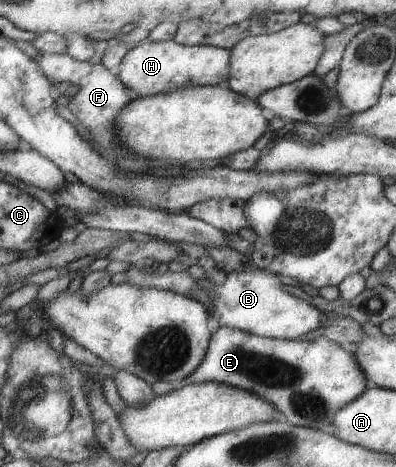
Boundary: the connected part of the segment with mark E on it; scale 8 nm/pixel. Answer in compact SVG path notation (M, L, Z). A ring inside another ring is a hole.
M225 326L211 335L201 365L181 384L209 381L244 389L273 403L294 426L324 431L330 431L339 409L367 389L365 371L354 353L327 337L309 341L273 339Z

